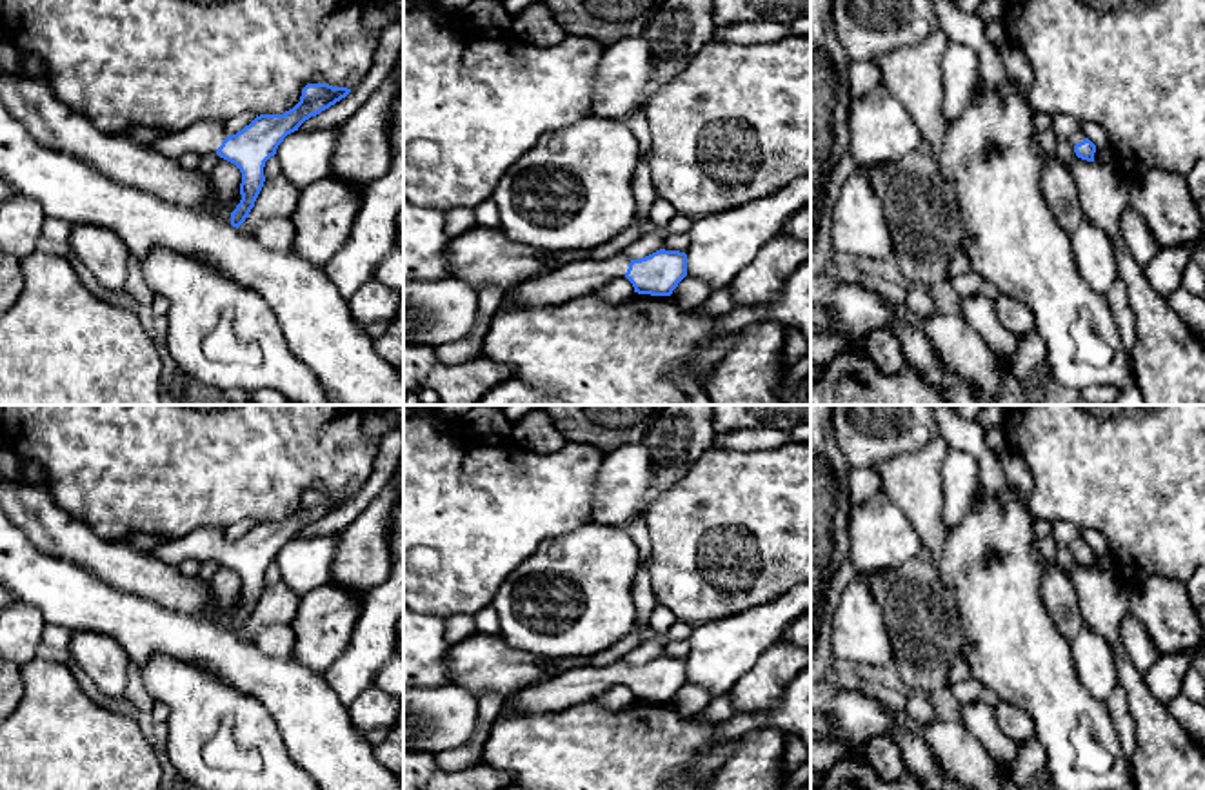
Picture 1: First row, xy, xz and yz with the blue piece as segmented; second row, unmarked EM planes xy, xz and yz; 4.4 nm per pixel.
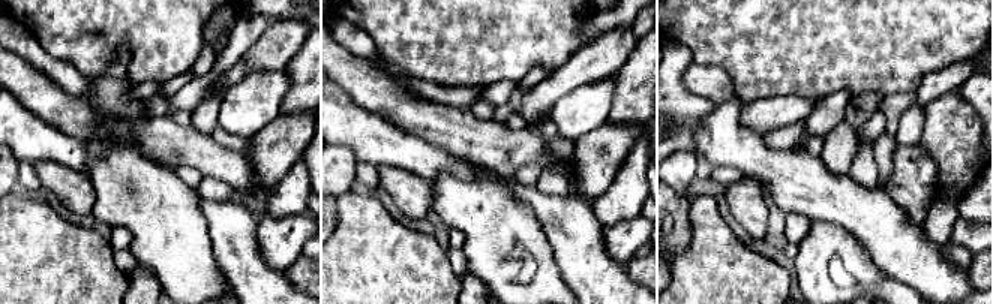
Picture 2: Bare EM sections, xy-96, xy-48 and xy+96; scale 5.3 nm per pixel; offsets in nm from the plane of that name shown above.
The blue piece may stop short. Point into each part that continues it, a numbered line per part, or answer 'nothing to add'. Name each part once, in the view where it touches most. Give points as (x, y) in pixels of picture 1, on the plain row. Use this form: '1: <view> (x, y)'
1: xy (206, 543)

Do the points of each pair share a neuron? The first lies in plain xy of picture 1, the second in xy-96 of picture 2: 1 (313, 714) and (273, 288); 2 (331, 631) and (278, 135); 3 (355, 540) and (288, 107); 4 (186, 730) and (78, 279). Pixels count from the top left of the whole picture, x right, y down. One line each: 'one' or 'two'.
1: one
2: one
3: one
4: two

